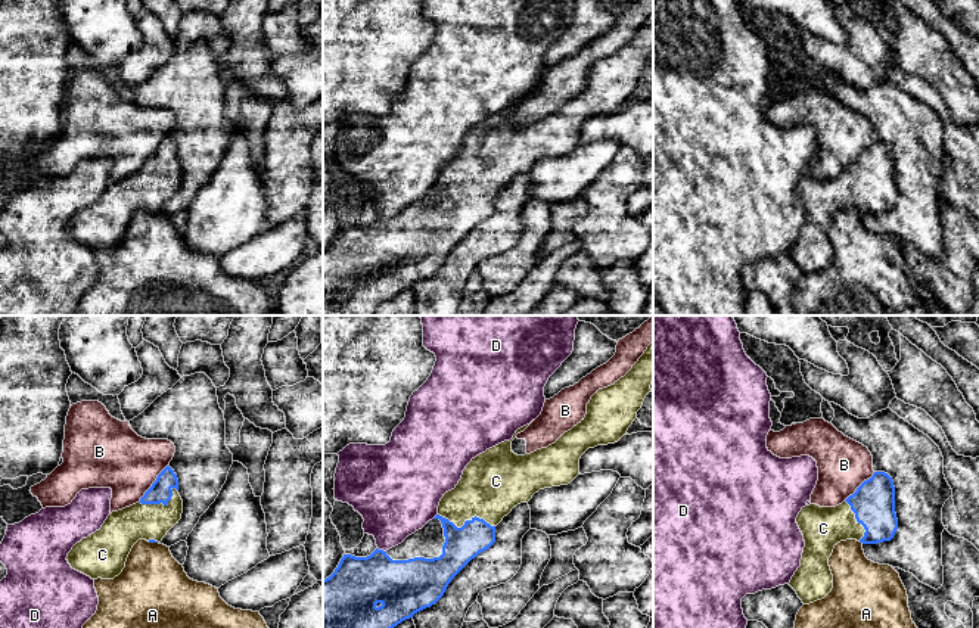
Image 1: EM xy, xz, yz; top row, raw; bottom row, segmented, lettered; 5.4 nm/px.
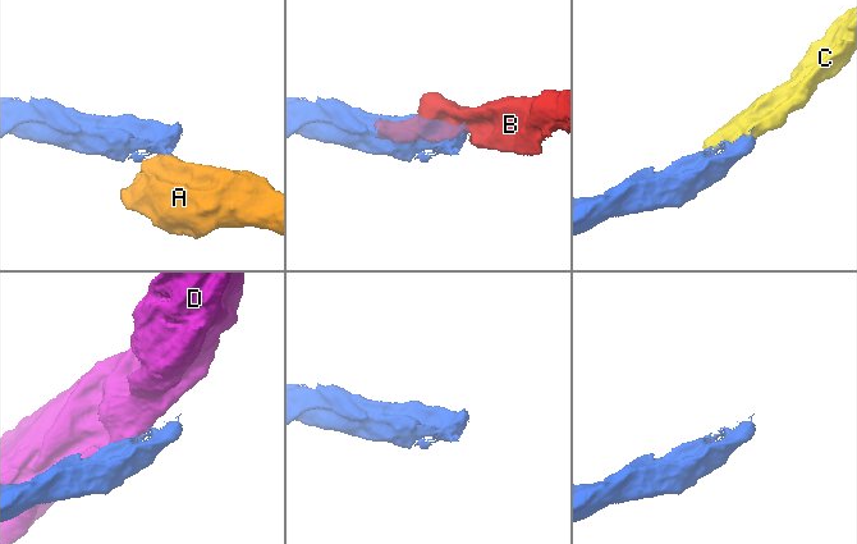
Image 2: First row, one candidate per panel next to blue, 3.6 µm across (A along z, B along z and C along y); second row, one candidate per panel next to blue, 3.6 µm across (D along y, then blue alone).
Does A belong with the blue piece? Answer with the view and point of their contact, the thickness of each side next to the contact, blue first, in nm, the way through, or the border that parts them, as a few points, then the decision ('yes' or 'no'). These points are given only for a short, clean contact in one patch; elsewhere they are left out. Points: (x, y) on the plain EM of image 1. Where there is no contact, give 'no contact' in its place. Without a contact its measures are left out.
meets blue in yz at (861, 211); 240 nm thick on the blue side, 300 nm on the other; no

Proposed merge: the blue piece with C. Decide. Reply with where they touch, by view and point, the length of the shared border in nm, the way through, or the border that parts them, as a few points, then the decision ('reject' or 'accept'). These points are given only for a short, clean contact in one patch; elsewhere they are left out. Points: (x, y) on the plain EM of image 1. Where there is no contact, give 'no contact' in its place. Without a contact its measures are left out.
xz (466, 190) | 320 nm | accept

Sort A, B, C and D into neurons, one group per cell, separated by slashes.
A / B / C / D

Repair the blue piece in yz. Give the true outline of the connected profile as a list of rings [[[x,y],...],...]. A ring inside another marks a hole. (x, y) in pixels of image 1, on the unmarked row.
[[[874,142],[836,177],[802,177],[796,193],[805,217],[789,255],[804,274],[809,274],[824,268],[833,258],[829,227],[837,212],[857,209],[877,214],[893,208],[898,199],[893,150],[885,142]]]

